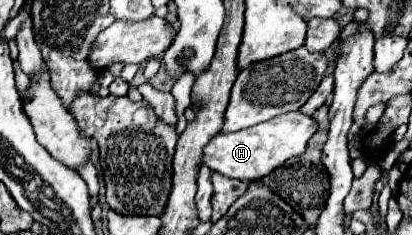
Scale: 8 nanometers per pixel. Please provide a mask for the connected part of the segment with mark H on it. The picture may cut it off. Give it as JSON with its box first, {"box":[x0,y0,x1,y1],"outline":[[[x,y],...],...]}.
{"box":[204,111,318,181],"outline":[[[302,111],[284,113],[260,125],[254,125],[236,131],[236,133],[218,133],[210,143],[204,147],[204,163],[212,169],[222,173],[224,177],[234,177],[242,181],[254,181],[270,175],[276,167],[280,167],[290,157],[298,157],[306,151],[308,139],[318,131],[318,123],[304,115]]]}

